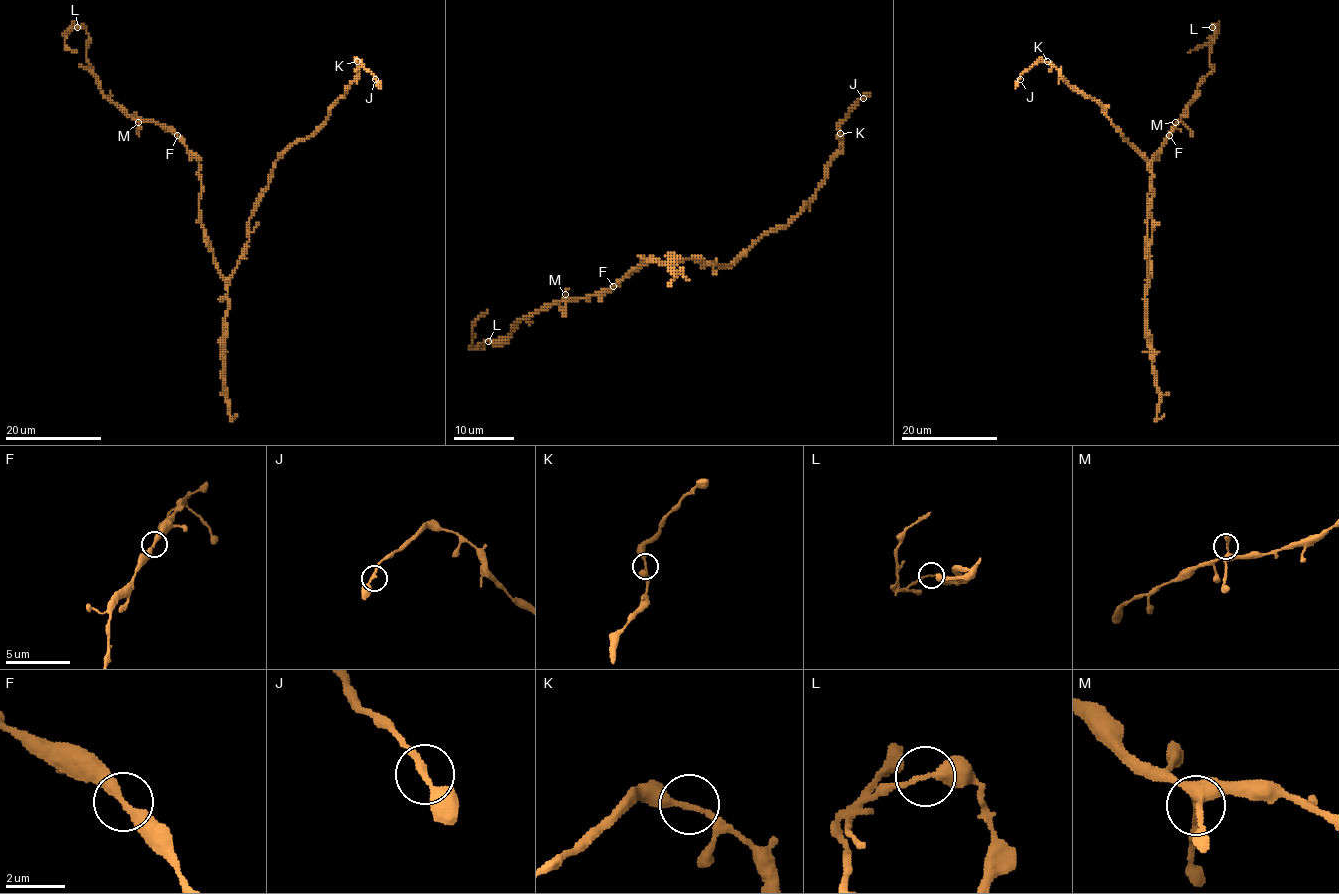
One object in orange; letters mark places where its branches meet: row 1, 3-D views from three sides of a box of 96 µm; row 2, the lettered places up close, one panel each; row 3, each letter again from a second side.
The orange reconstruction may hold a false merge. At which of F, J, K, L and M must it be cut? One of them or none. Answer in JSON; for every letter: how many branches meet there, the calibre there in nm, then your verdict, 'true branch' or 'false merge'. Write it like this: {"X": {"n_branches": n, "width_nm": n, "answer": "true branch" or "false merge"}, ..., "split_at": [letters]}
{"F": {"n_branches": 2, "width_nm": 320, "answer": "true branch"}, "J": {"n_branches": 2, "width_nm": 240, "answer": "true branch"}, "K": {"n_branches": 2, "width_nm": 240, "answer": "true branch"}, "L": {"n_branches": 2, "width_nm": 280, "answer": "false merge"}, "M": {"n_branches": 2, "width_nm": 240, "answer": "true branch"}, "split_at": ["L"]}

